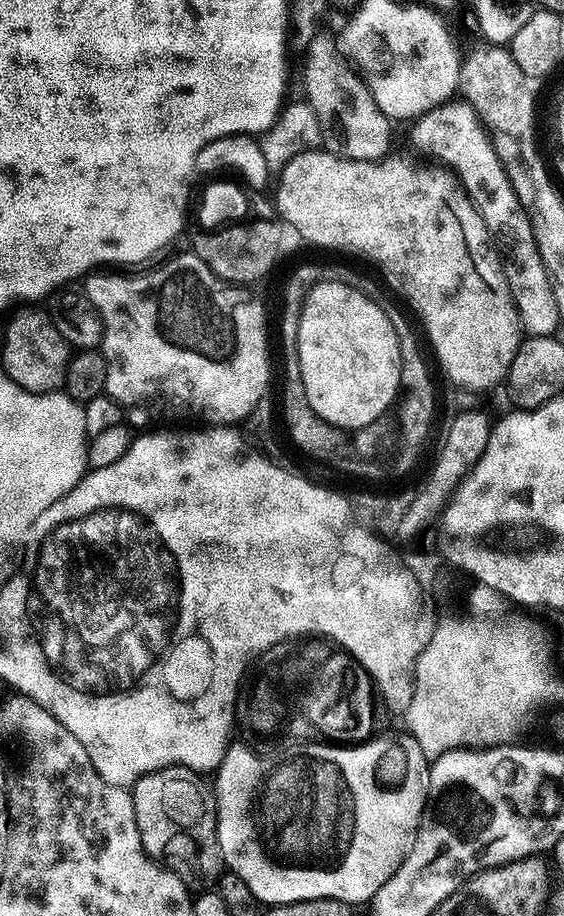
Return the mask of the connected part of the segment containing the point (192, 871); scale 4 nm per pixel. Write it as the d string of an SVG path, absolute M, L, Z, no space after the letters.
M183 766L160 768L143 776L133 784L130 791L134 802L134 818L142 838L142 846L154 860L159 860L165 868L177 872L181 880L212 880L225 871L224 859L220 857L220 847L216 841L216 801L211 787L204 785L205 777L191 772Z

